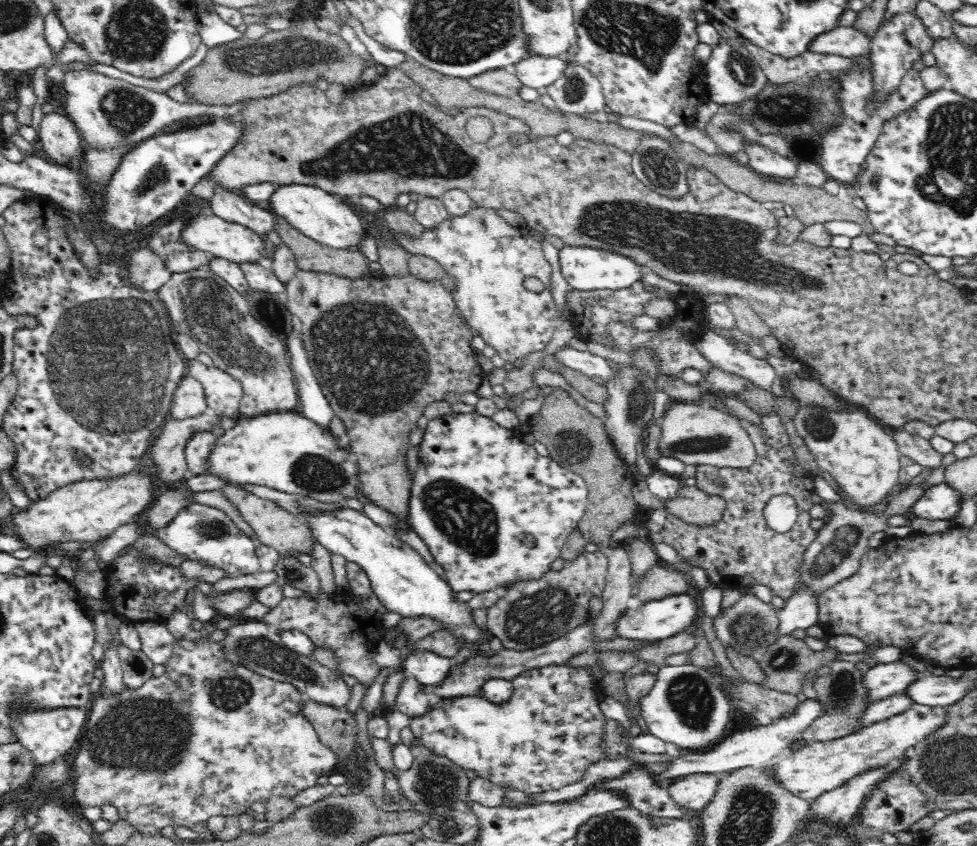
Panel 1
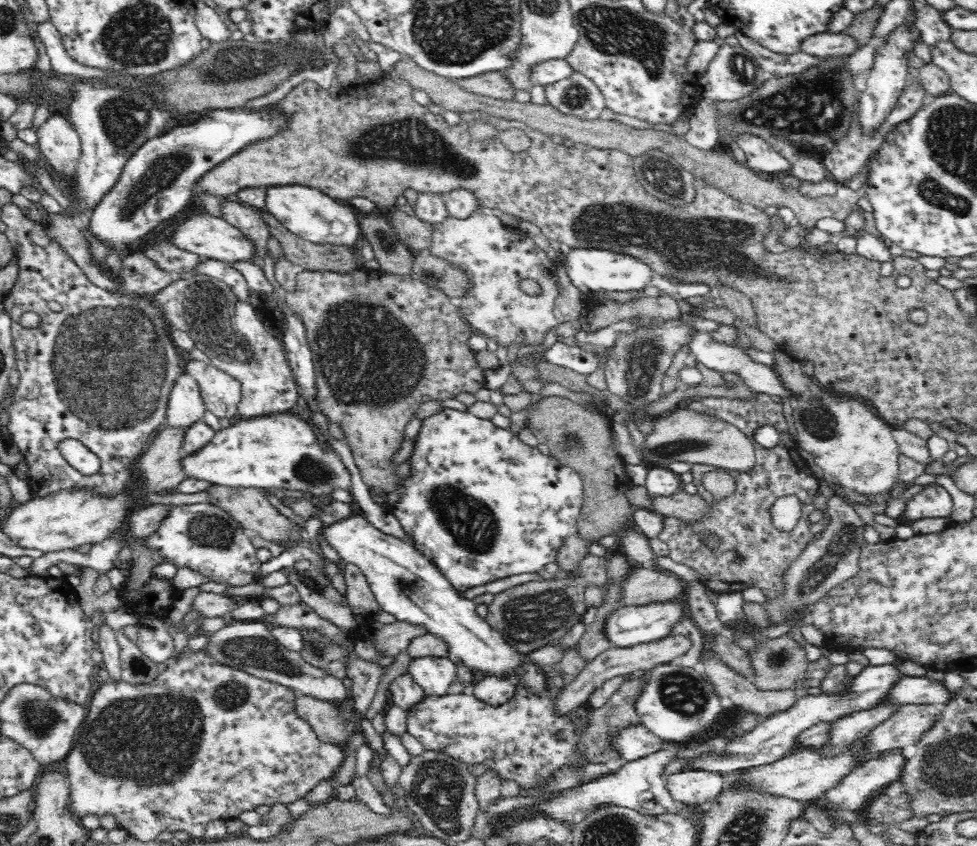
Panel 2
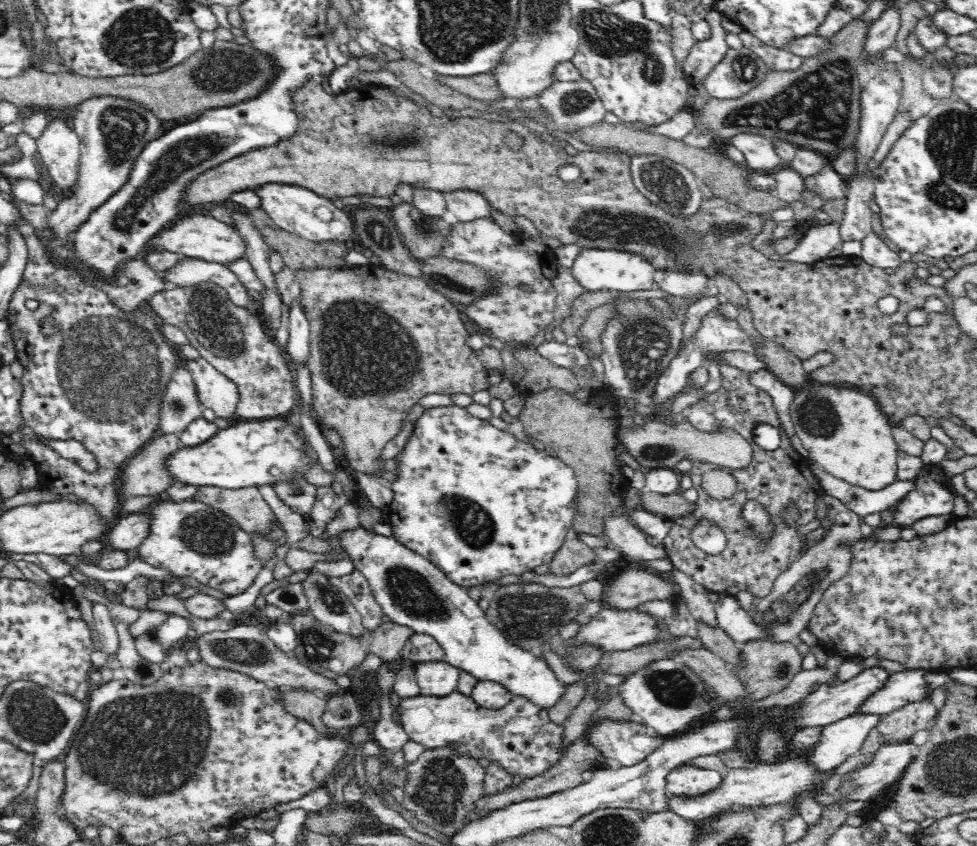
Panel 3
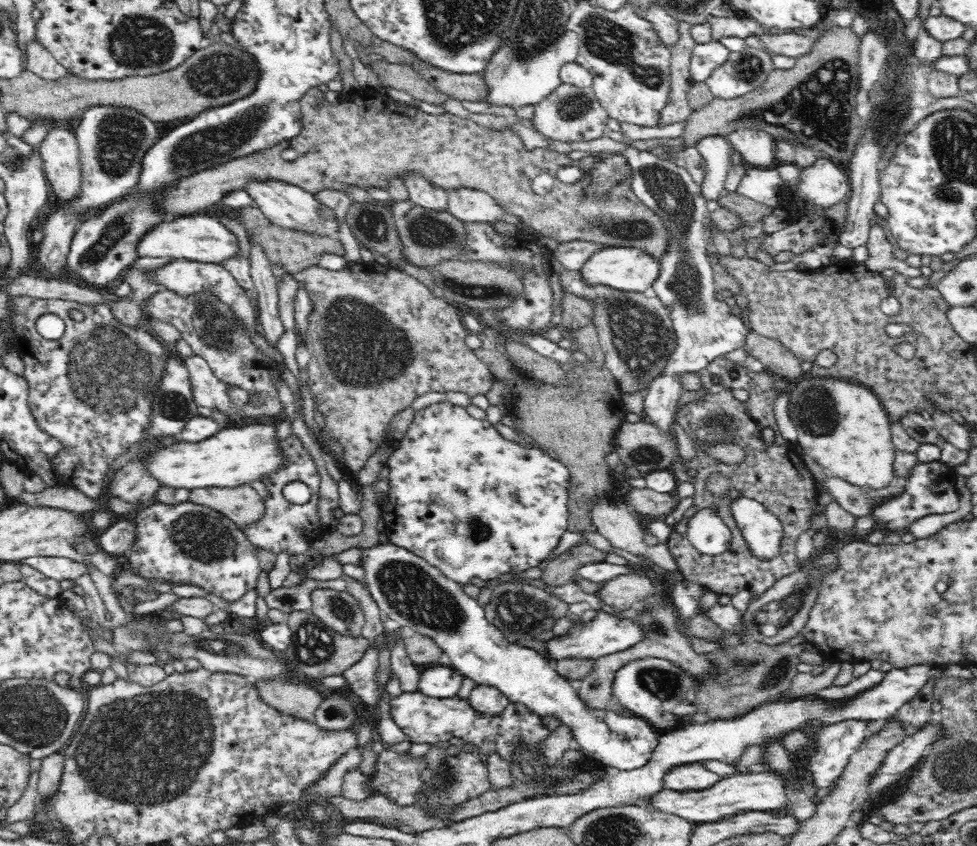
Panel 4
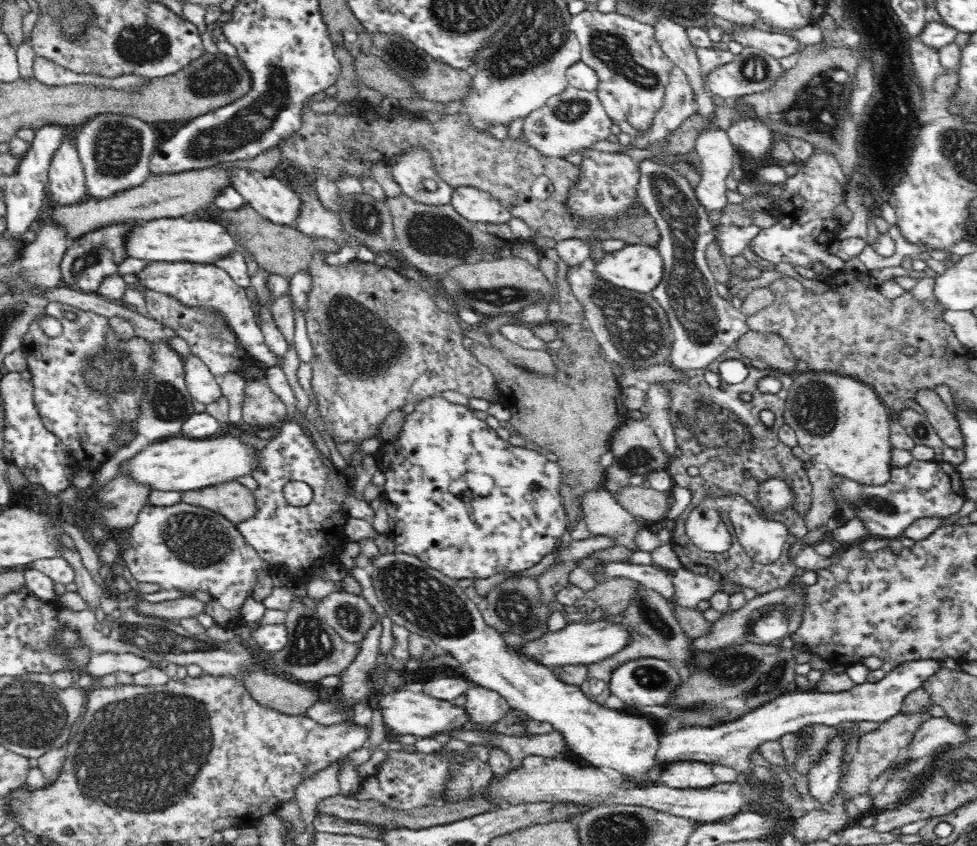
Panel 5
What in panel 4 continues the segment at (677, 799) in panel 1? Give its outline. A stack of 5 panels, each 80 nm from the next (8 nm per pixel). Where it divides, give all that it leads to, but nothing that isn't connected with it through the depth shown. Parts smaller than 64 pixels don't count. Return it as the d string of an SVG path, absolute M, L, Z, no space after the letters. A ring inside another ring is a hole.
M702 763L675 766L664 778L665 789L676 792L698 792L713 788L721 780Z

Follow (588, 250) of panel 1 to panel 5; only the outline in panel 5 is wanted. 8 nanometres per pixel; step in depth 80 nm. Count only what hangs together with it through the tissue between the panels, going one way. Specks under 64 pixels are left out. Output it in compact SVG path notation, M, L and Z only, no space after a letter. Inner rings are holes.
M643 244L626 245L605 252L589 266L595 278L641 293L650 293L663 273L663 262L657 249Z

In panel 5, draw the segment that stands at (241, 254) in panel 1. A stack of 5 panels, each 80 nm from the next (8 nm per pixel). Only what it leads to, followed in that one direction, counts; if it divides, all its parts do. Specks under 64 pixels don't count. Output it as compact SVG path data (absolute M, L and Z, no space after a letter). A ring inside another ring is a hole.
M187 216L175 219L159 218L144 221L138 228L134 228L130 232L128 240L126 240L126 254L132 258L151 260L153 262L190 261L198 264L210 264L216 262L216 260L226 258L226 256L235 252L236 248L237 239L226 224L215 219L202 220L202 218L194 218L194 220L190 220Z

